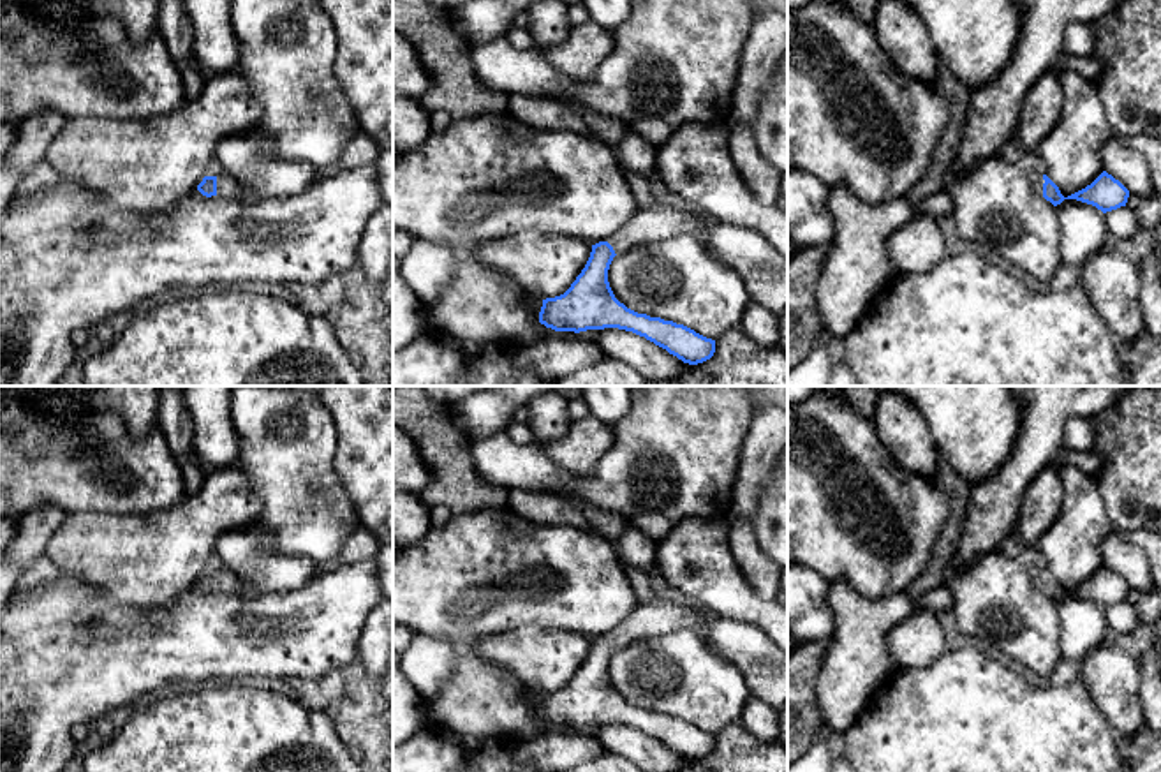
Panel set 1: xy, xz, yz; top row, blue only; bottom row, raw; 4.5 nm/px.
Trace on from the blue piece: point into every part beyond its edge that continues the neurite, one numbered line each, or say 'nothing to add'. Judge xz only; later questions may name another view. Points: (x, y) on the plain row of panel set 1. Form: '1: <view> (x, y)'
1: xz (661, 616)

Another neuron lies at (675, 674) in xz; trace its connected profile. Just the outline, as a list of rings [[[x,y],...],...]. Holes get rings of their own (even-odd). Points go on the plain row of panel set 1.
[[[687,627],[617,649],[608,677],[627,703],[684,719],[712,735],[738,721],[752,698],[738,668]]]

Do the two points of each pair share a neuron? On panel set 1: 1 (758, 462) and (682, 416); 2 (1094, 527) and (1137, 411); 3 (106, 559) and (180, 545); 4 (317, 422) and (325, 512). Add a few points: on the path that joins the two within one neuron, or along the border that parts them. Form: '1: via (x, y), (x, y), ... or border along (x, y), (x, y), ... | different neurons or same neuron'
1: border along (754, 413), (740, 450), (732, 492) | different neurons
2: border along (1093, 476), (1105, 513), (1114, 527) | different neurons
3: via (124, 557), (155, 557), (162, 554) | same neuron
4: via (317, 445), (317, 489) | same neuron

